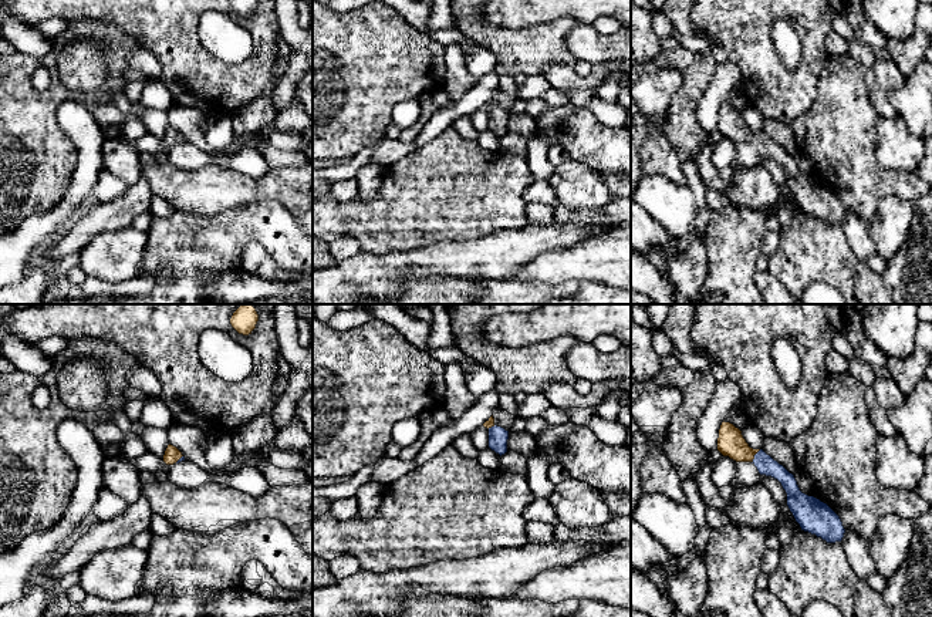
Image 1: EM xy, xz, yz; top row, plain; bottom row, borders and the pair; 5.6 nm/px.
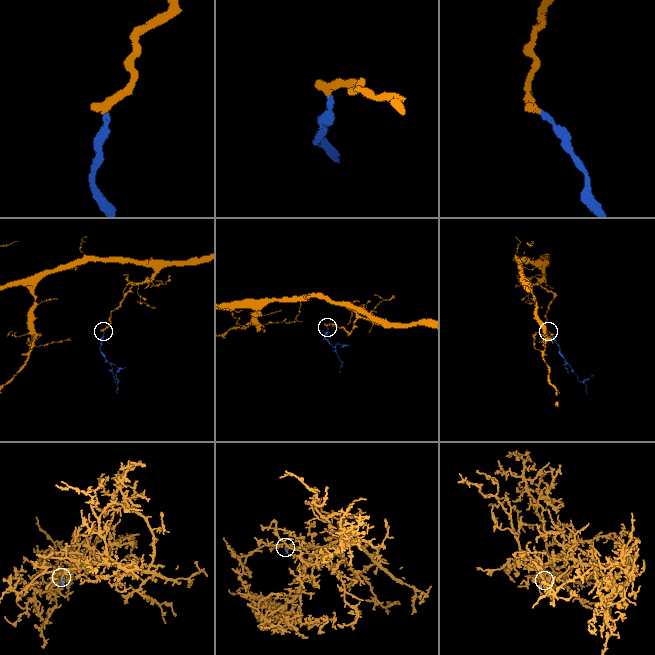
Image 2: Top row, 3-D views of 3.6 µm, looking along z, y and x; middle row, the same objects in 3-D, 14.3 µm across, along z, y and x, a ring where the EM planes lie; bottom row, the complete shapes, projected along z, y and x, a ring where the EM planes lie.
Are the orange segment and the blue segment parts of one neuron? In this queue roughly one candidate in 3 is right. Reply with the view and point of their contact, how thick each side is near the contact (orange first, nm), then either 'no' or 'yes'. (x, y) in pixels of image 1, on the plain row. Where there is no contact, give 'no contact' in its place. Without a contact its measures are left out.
contact yz (753, 138); calibres 160 and 110 nm; yes

